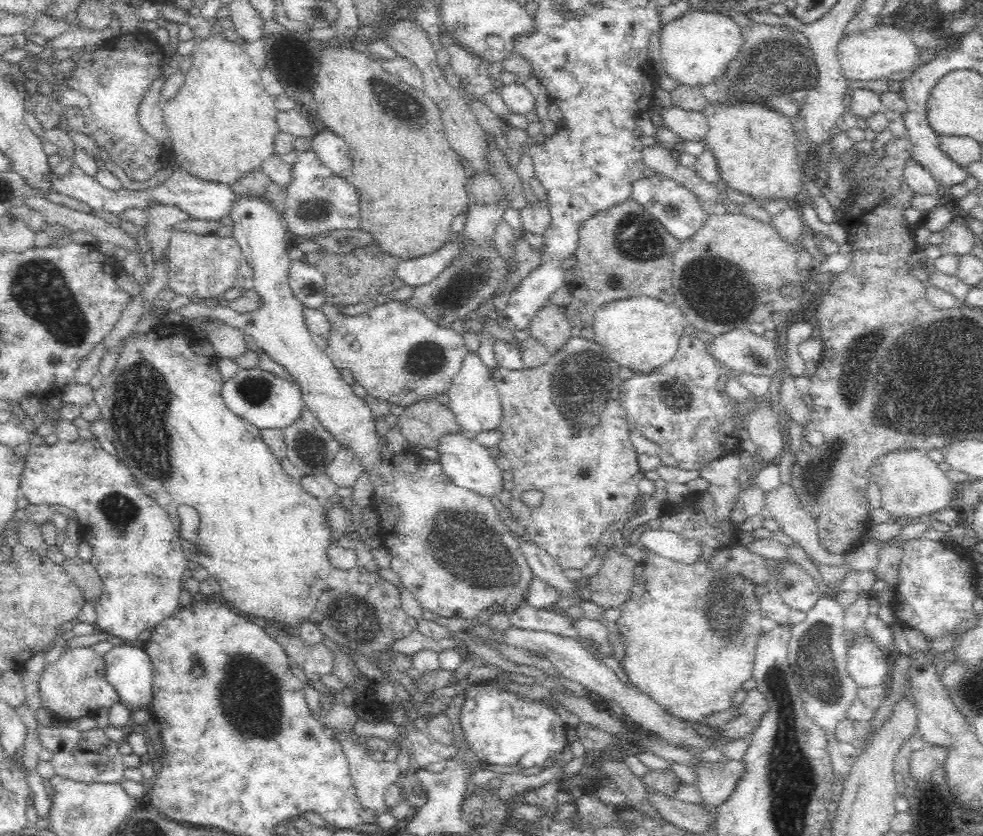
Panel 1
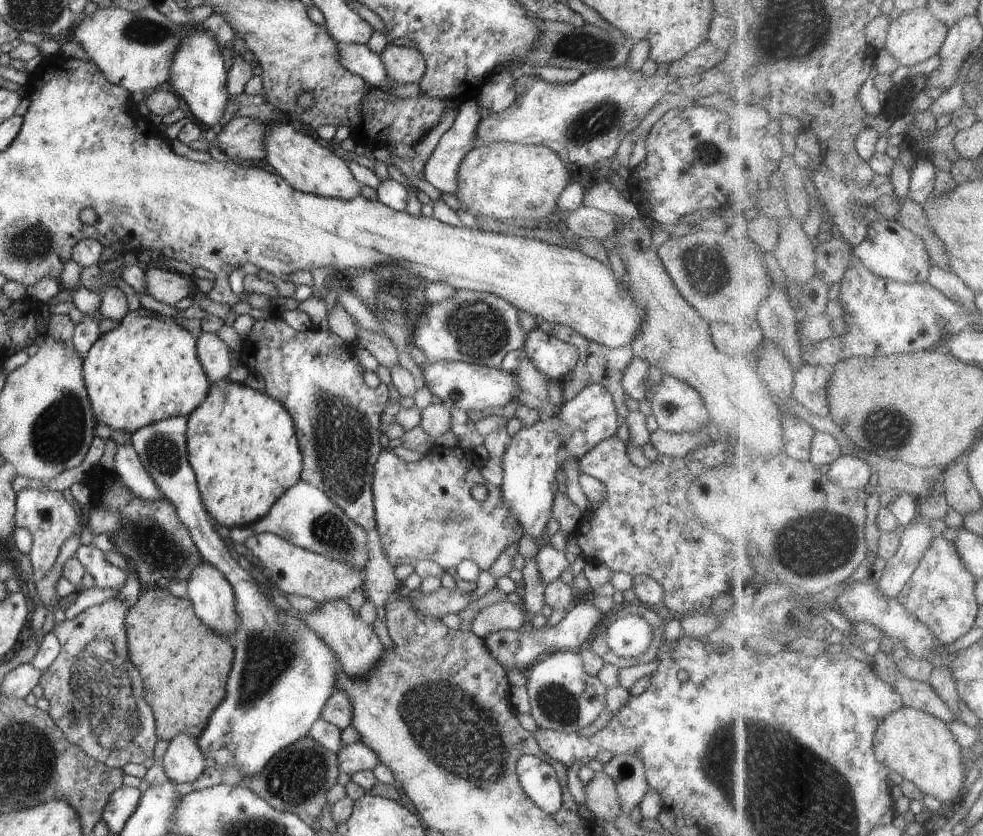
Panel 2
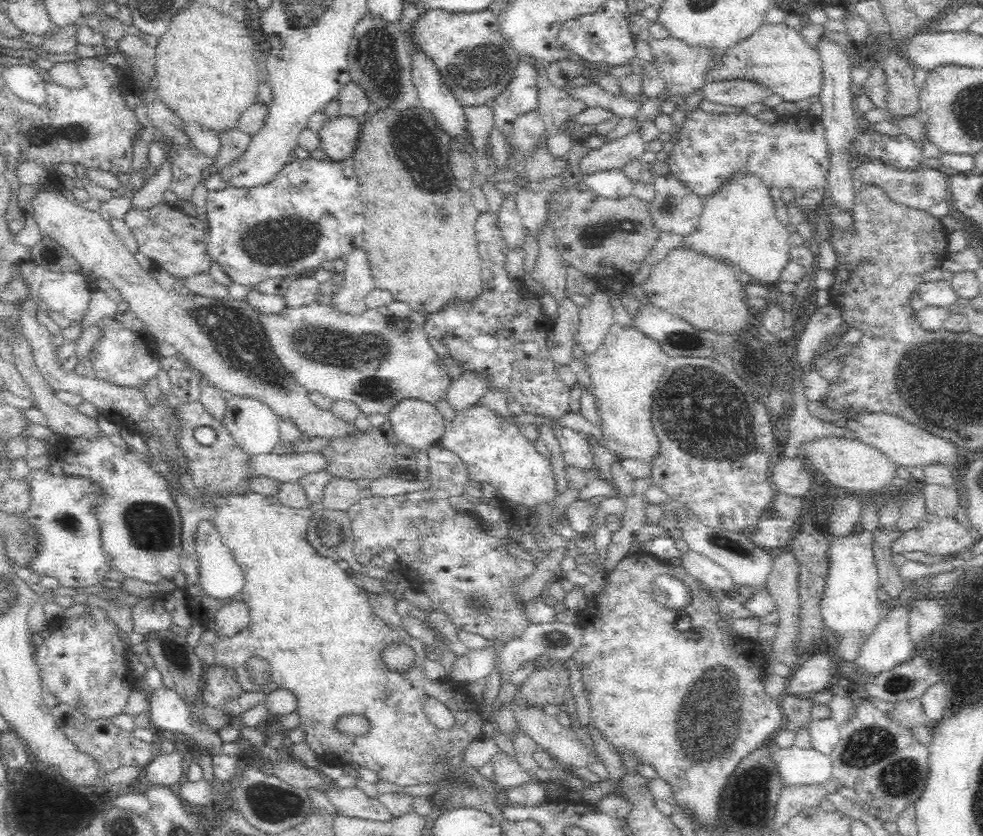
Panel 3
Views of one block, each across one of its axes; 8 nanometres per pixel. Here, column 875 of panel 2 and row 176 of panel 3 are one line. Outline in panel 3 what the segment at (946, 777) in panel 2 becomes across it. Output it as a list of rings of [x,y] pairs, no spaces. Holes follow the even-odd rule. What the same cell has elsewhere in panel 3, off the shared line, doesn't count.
[[[749,176],[730,182],[732,188],[720,190],[716,196],[704,200],[704,212],[695,232],[684,236],[679,249],[698,256],[713,258],[739,273],[748,274],[753,283],[774,286],[780,274],[791,262],[788,238],[792,228],[785,228],[774,215],[772,198],[768,198],[761,182]]]

